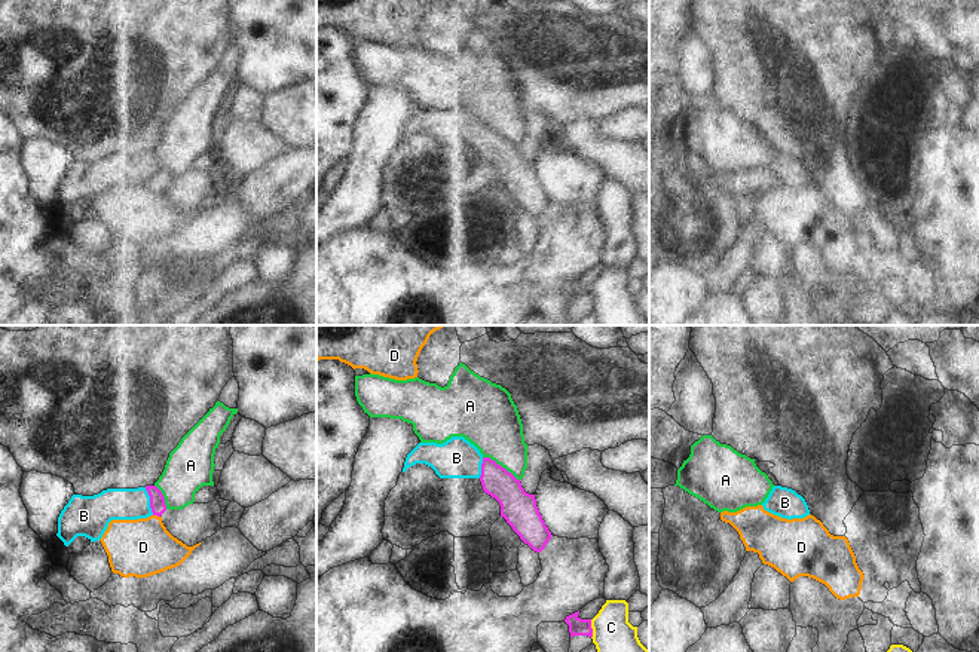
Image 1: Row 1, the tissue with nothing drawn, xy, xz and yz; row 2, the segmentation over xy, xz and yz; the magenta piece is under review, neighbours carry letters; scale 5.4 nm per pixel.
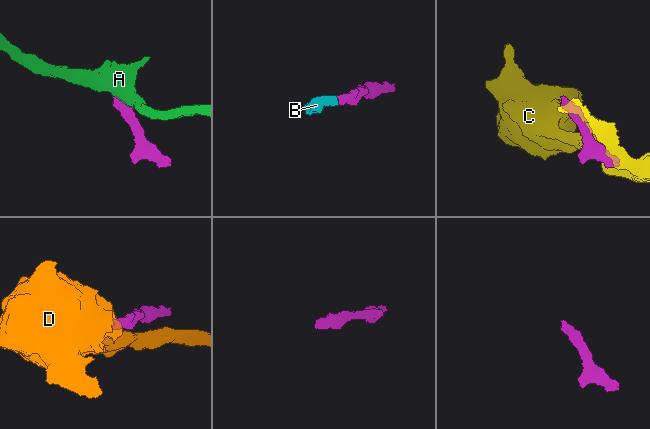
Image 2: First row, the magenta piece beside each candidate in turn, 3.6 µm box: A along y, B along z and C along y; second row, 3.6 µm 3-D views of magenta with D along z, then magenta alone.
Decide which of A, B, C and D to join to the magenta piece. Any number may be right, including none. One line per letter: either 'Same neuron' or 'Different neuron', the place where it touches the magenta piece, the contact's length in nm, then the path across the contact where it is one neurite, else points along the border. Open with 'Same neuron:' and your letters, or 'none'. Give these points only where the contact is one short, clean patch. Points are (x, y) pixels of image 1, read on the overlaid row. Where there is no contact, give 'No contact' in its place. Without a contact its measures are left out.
Same neuron: B
A: Different neuron. Touches magenta at xz (499, 465). Shared border 240 nm. Boundary: xz (483, 456), (495, 461), (519, 480)
B: Same neuron. Touches magenta at xy (150, 501). Shared border 160 nm. Path across: xy (158, 505), (150, 501), (113, 504)
C: Different neuron. Touches magenta at xz (592, 628). Shared border 100 nm. Boundary: xz (590, 620), (592, 637)
D: Different neuron. Touches magenta at xy (156, 514). Shared border 40 nm. Boundary: xy (153, 514), (159, 517)

